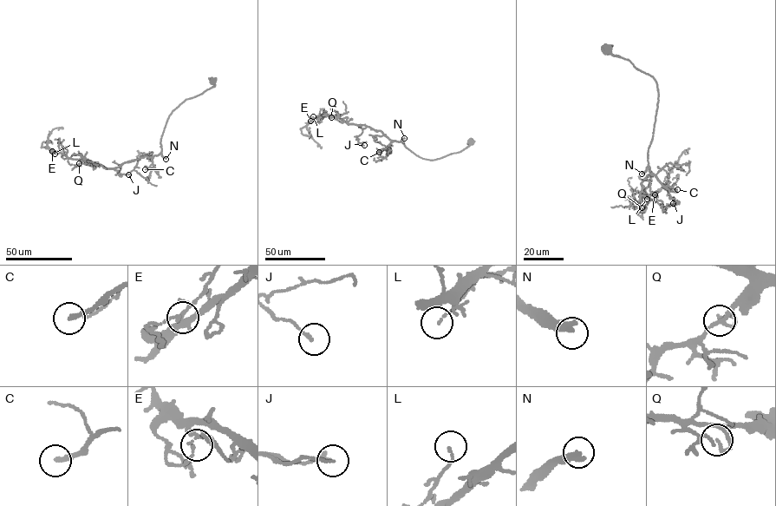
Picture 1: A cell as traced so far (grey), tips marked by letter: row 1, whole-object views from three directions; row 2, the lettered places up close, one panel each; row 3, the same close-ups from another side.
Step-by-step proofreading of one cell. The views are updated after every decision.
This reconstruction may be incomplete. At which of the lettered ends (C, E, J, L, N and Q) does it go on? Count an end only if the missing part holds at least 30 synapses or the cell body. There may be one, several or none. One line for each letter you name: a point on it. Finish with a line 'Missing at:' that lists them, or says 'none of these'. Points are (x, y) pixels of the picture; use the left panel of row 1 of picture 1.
C: place (145, 169)
N: place (166, 159)
Missing at: C, N

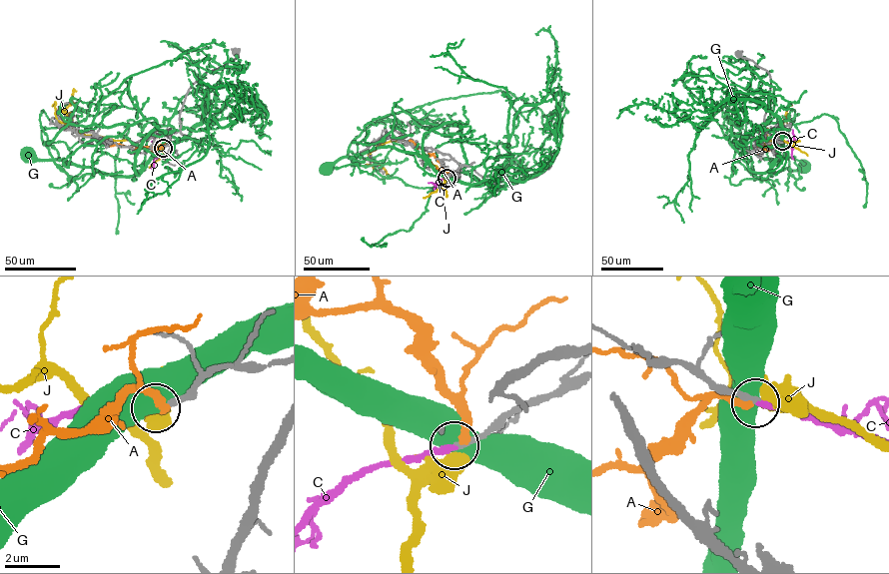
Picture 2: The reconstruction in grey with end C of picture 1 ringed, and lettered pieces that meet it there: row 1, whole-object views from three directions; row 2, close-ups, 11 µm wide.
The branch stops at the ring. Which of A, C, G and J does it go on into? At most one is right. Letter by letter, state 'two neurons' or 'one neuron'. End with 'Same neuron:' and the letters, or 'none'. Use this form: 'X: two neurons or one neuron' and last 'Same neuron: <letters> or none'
A: two neurons
C: one neuron
G: two neurons
J: two neurons
Same neuron: C

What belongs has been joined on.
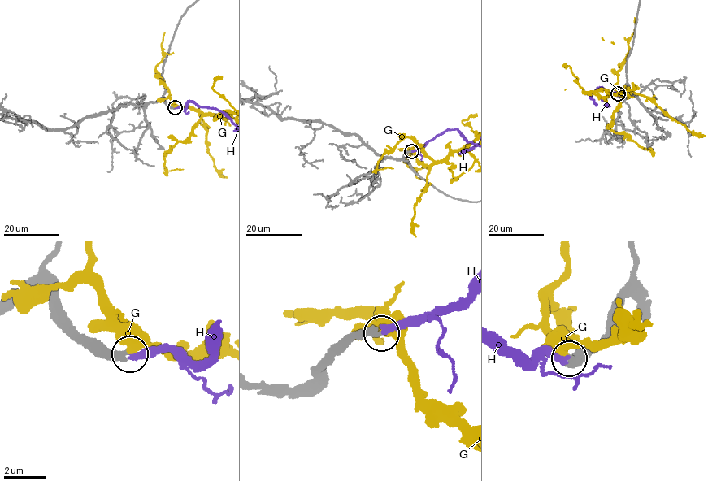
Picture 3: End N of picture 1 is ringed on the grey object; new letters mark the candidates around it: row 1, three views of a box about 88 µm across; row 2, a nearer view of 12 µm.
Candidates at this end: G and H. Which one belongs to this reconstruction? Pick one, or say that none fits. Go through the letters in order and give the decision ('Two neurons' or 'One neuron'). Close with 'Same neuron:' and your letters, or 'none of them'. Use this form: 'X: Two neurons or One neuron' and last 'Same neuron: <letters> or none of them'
G: Two neurons
H: One neuron
Same neuron: H

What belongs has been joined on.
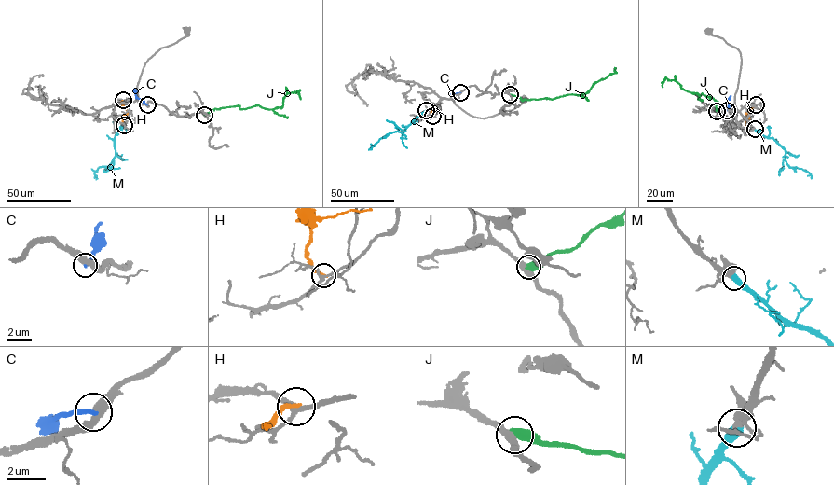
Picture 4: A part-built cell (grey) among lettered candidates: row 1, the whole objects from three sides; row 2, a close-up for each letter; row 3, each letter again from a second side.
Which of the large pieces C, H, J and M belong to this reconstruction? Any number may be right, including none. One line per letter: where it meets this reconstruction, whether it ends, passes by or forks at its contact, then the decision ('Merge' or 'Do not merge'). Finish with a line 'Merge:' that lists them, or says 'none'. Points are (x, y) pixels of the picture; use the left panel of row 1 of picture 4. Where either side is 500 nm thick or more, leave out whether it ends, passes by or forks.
C: Touches grey at (147, 104). It ends there. Do not merge
H: Touches grey at (123, 100). It ends there. Do not merge
J: Touches grey at (204, 115). Do not merge
M: Touches grey at (124, 125). Merge
Merge: M

